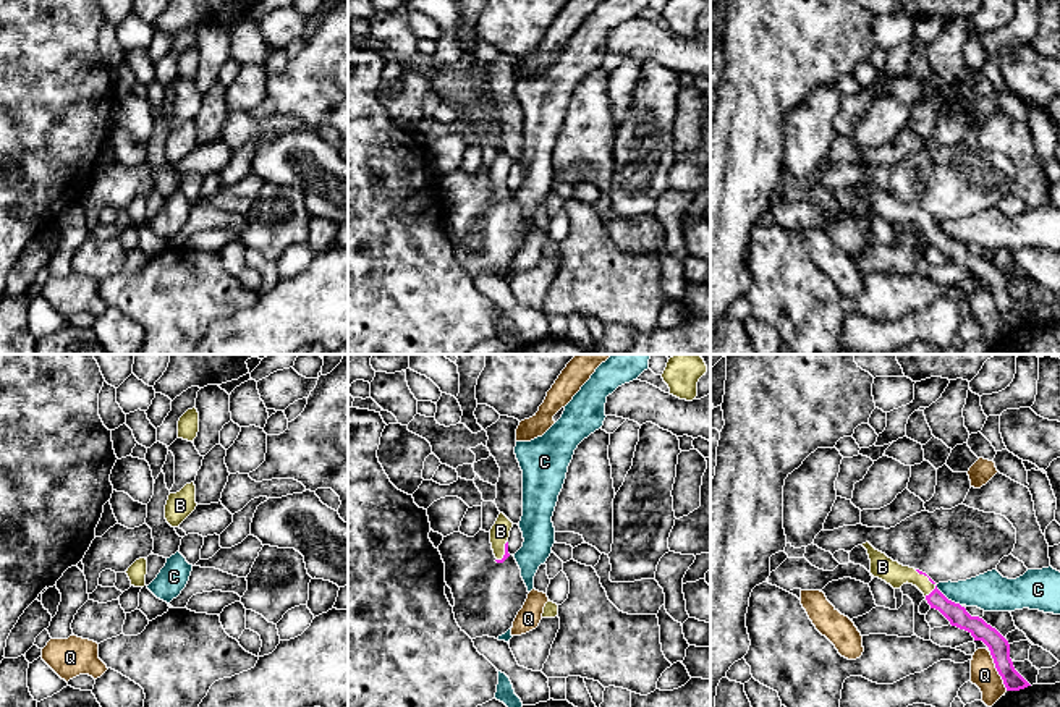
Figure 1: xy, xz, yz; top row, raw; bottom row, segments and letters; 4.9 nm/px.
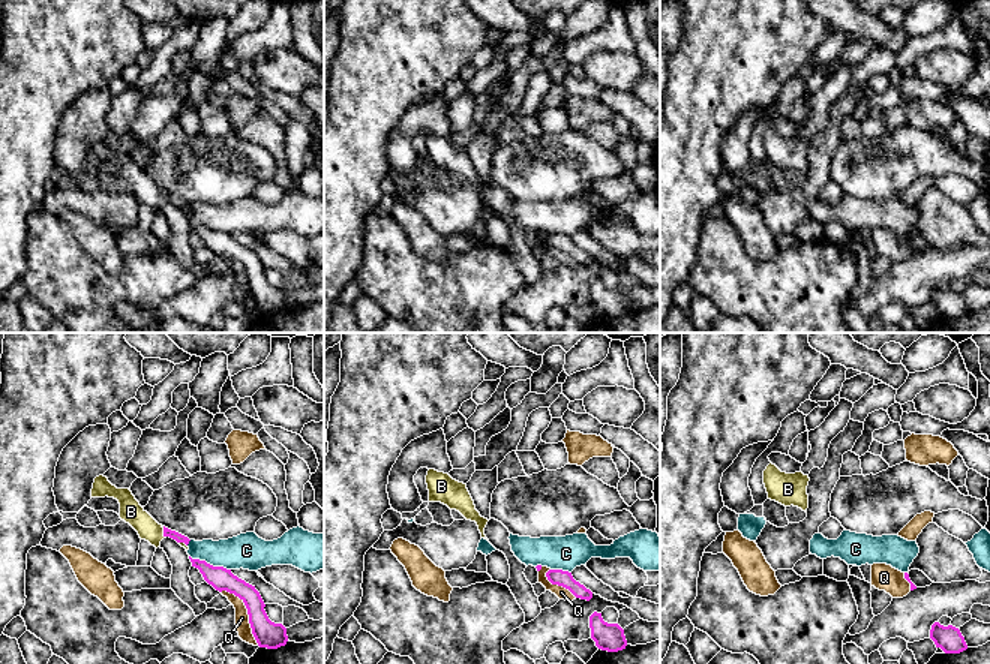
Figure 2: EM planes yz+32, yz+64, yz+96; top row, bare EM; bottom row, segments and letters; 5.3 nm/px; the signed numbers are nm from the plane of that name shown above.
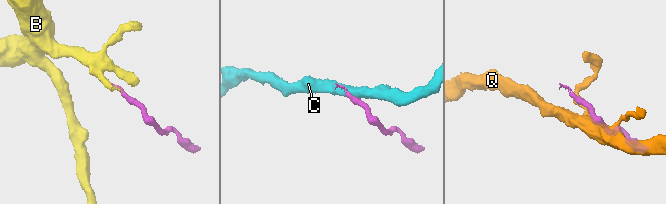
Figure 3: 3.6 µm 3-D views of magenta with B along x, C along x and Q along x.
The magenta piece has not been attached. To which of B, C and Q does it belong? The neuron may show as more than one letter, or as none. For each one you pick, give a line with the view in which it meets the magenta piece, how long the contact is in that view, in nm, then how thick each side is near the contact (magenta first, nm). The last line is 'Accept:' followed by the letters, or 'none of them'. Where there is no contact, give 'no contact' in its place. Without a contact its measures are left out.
B: yz | 150 nm | 20/120 nm
Accept: B

